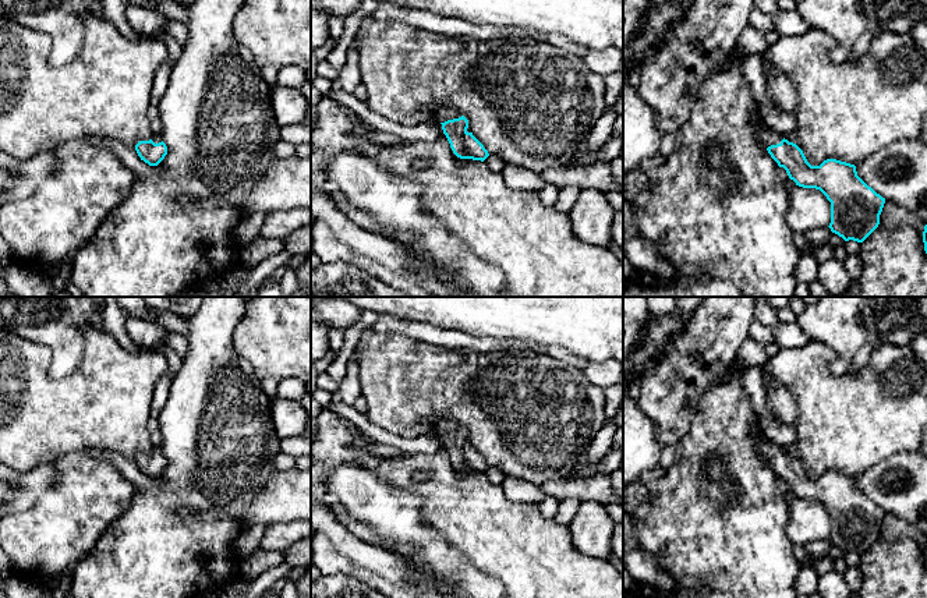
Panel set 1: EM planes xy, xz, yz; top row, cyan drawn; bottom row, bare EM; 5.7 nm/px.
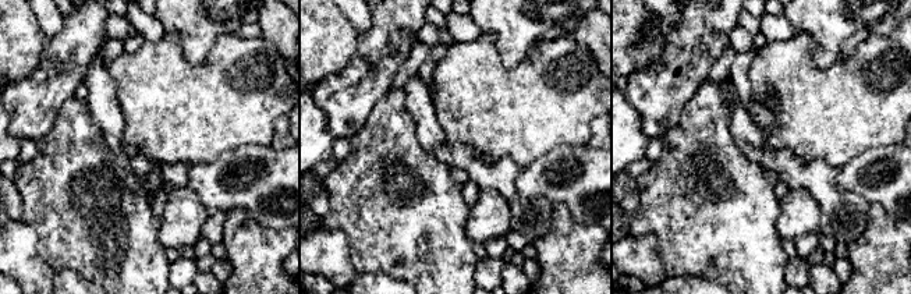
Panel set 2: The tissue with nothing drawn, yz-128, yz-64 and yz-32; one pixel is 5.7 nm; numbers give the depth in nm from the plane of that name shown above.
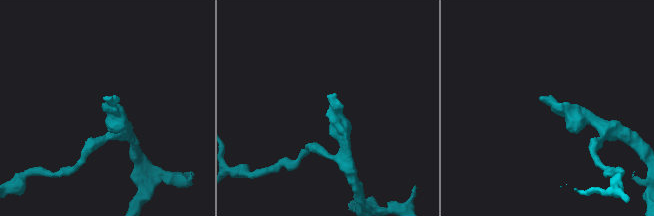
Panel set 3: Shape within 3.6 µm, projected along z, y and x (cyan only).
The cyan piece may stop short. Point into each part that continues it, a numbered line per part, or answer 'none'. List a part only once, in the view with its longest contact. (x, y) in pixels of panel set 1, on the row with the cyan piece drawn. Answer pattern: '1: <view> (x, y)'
1: xz (441, 114)

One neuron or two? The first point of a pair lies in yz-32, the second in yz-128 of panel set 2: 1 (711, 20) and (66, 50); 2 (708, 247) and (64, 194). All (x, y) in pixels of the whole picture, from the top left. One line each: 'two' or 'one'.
1: one
2: one

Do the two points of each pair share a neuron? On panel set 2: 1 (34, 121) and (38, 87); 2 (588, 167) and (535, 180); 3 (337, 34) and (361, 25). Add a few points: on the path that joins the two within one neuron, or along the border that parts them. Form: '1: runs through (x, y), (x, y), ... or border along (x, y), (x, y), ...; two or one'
1: runs through (34, 113), (34, 102), (38, 95); one
2: runs through (578, 180), (562, 190), (549, 187); one
3: border along (343, 14), (358, 31); two

